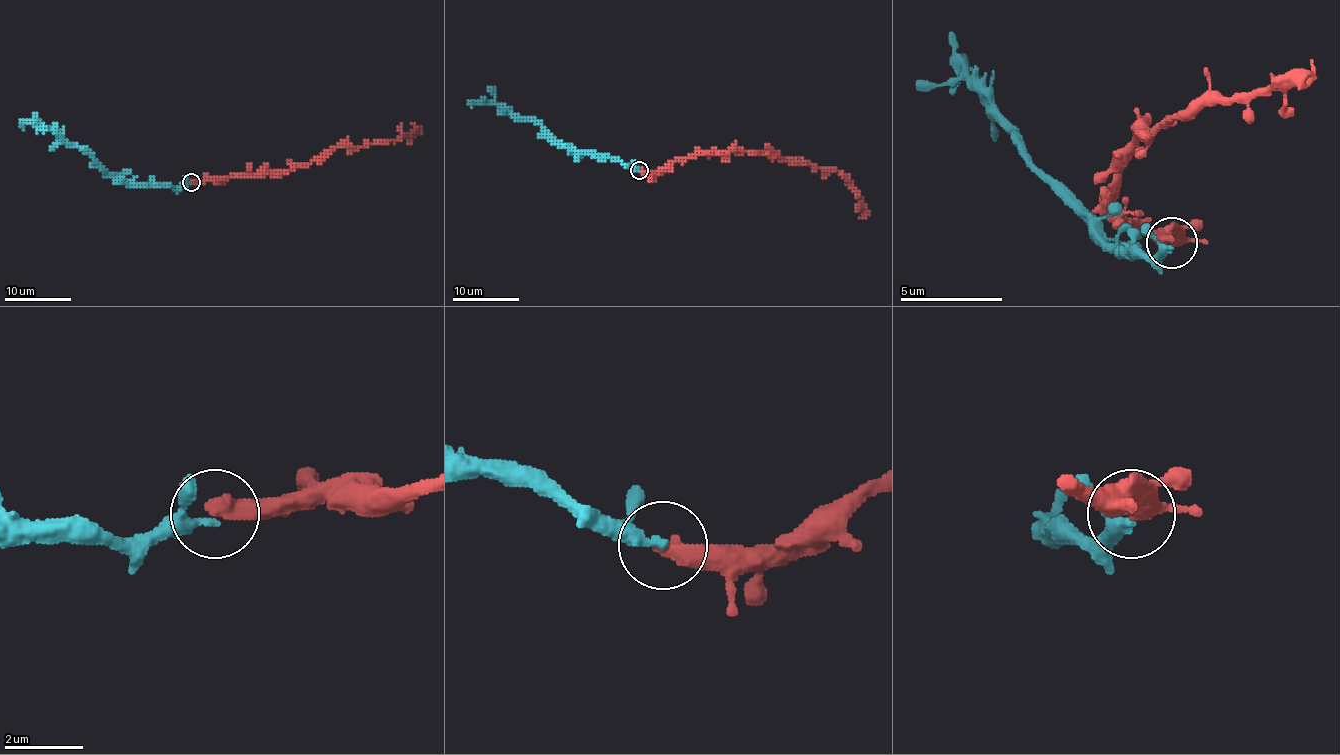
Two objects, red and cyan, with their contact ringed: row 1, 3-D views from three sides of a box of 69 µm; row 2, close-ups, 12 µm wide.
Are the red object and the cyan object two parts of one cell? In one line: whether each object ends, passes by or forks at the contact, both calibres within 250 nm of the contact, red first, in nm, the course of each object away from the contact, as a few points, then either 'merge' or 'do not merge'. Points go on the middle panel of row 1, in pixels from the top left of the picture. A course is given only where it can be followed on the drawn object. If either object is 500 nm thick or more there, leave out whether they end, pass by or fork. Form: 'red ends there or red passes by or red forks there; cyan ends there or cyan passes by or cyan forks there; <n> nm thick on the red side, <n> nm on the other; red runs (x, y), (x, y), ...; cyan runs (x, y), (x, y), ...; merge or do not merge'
red ends there; cyan passes by; 480 nm thick on the red side, 190 nm on the other; red runs (639, 170), (666, 170), (674, 162), (716, 152), (775, 153), (786, 162), (835, 168), (863, 205), (860, 217); cyan runs (639, 170), (631, 170), (616, 160), (561, 147), (539, 125), (516, 118), (501, 105), (472, 103), (471, 108); merge

